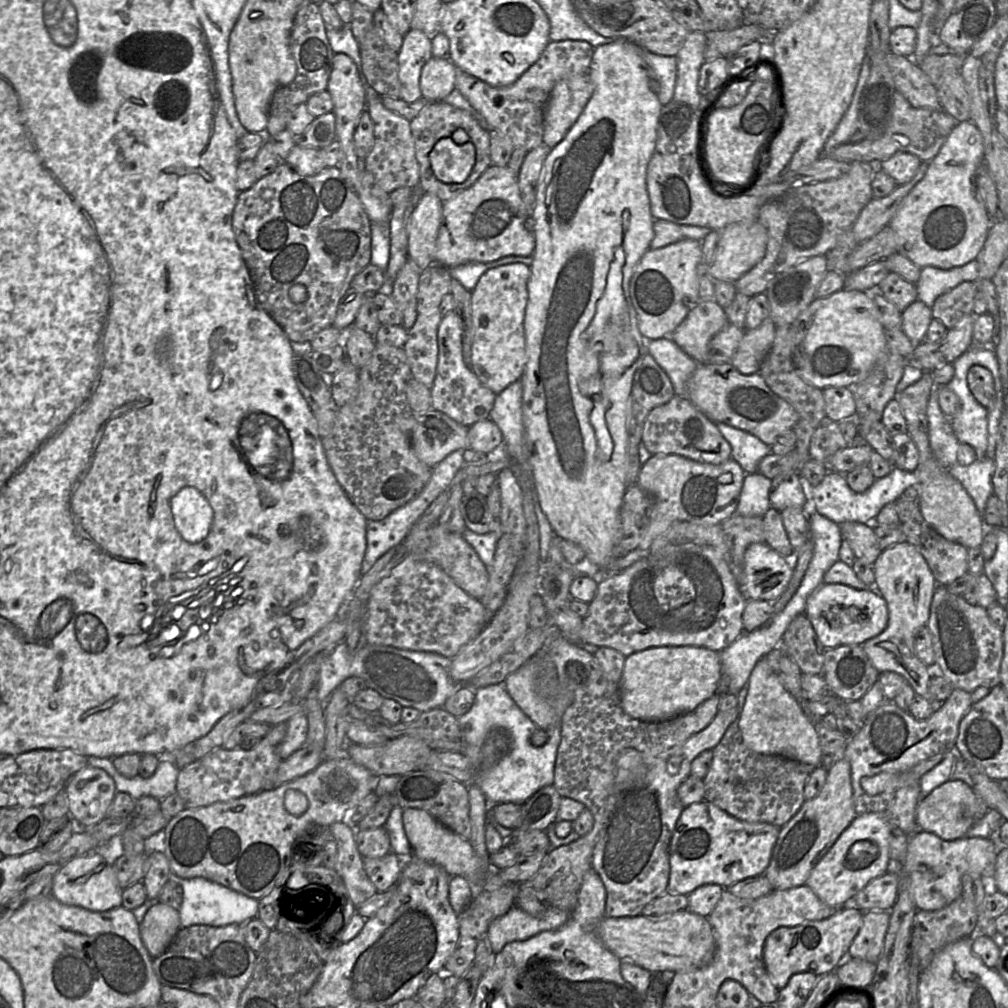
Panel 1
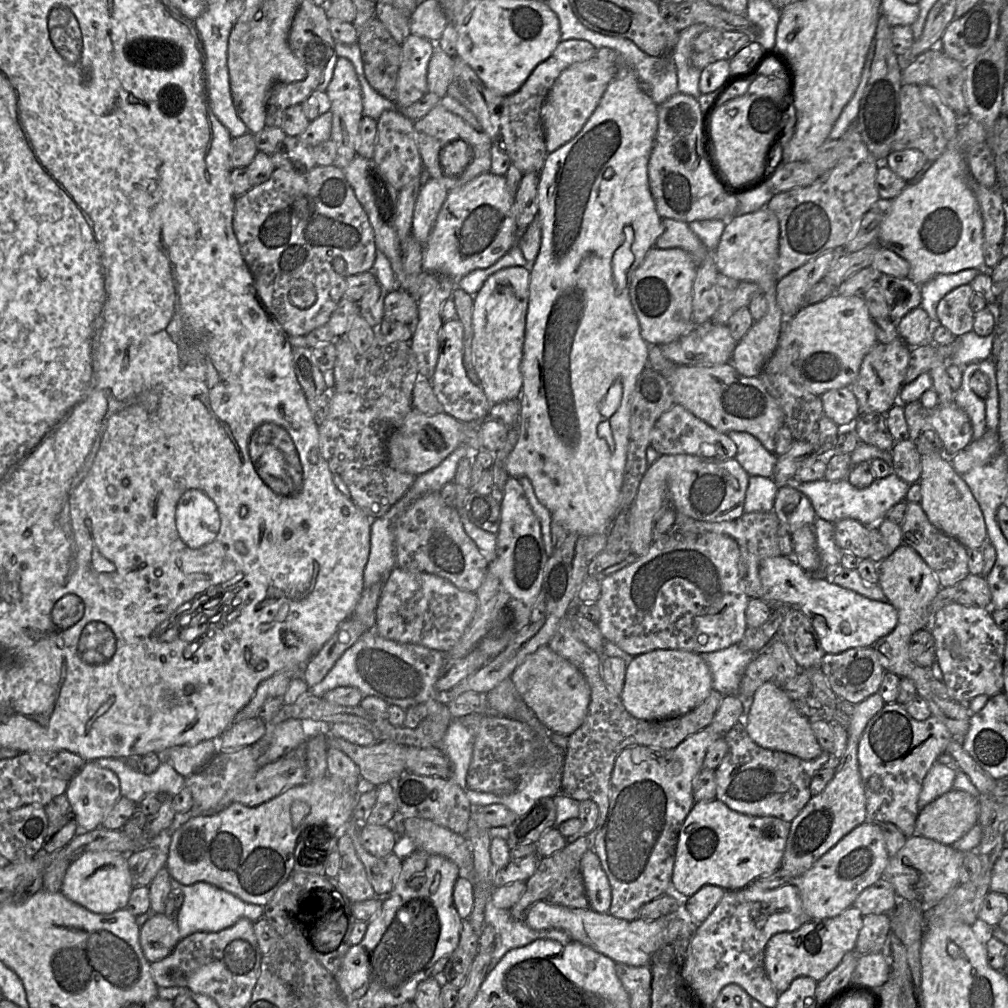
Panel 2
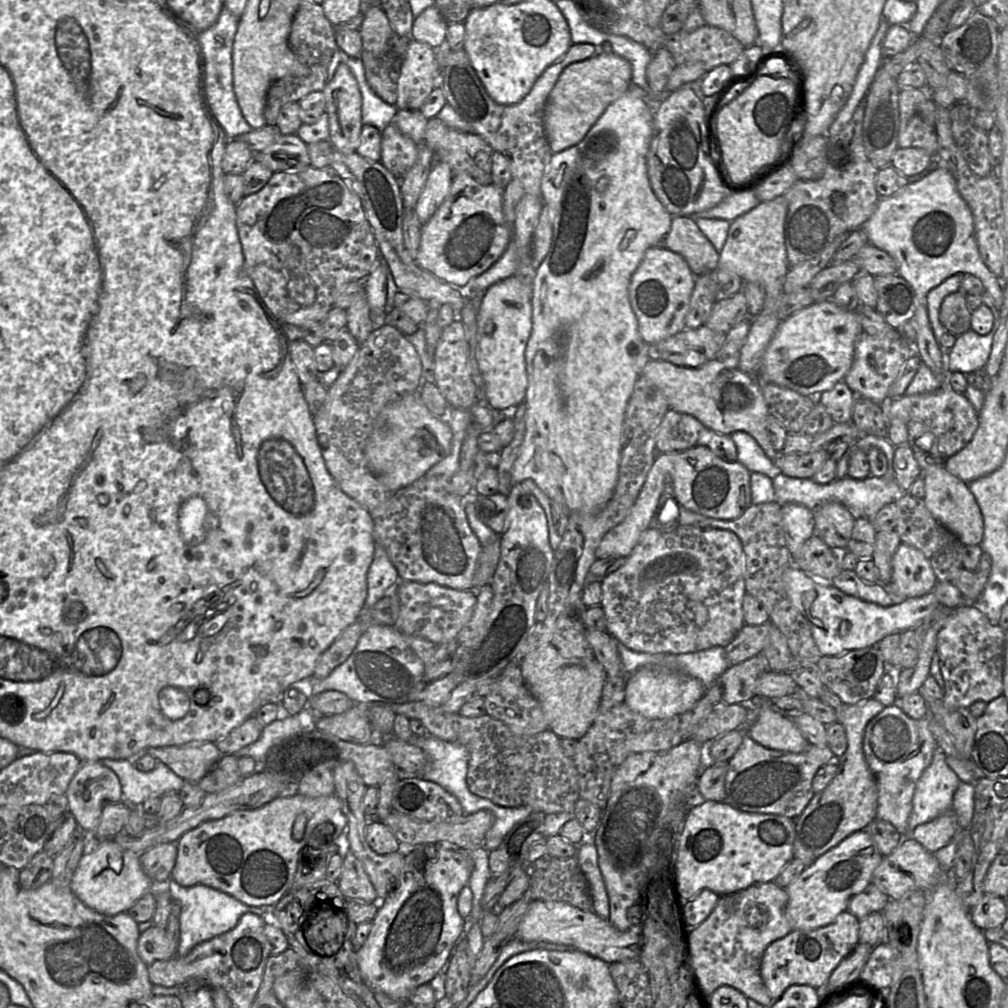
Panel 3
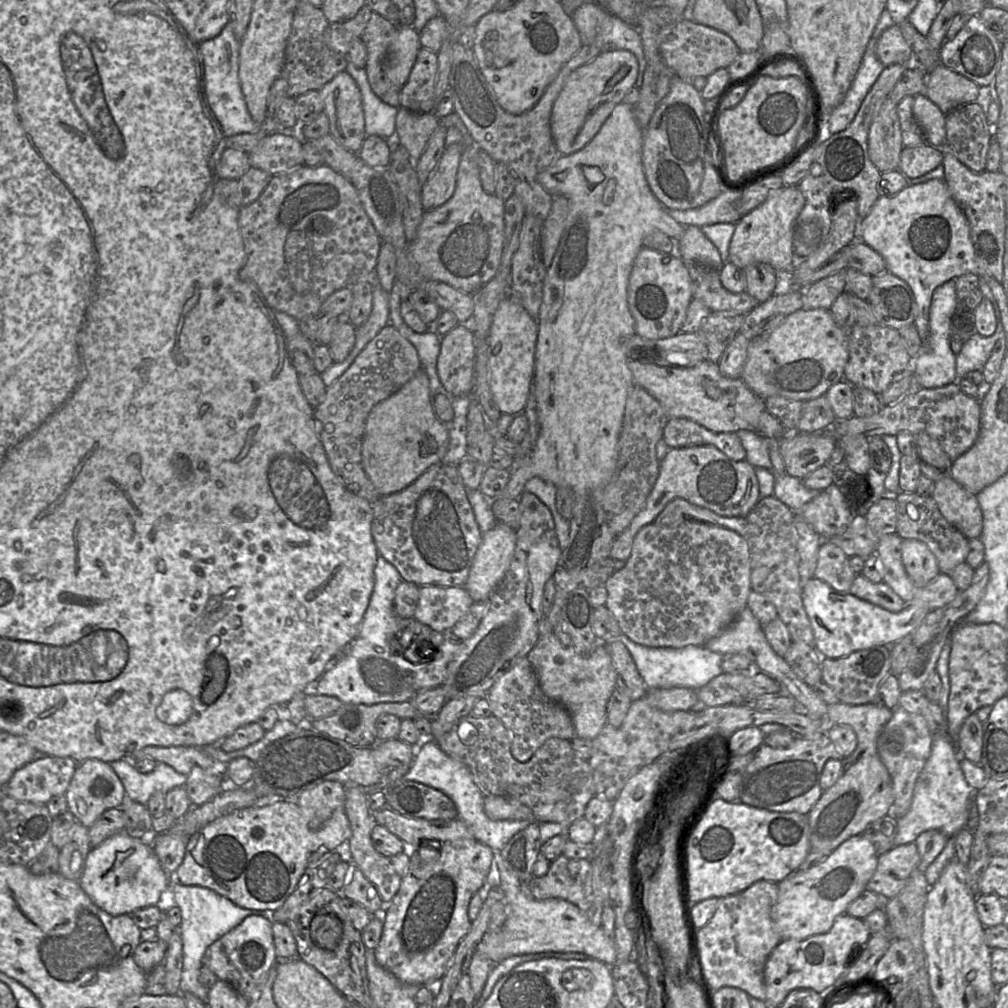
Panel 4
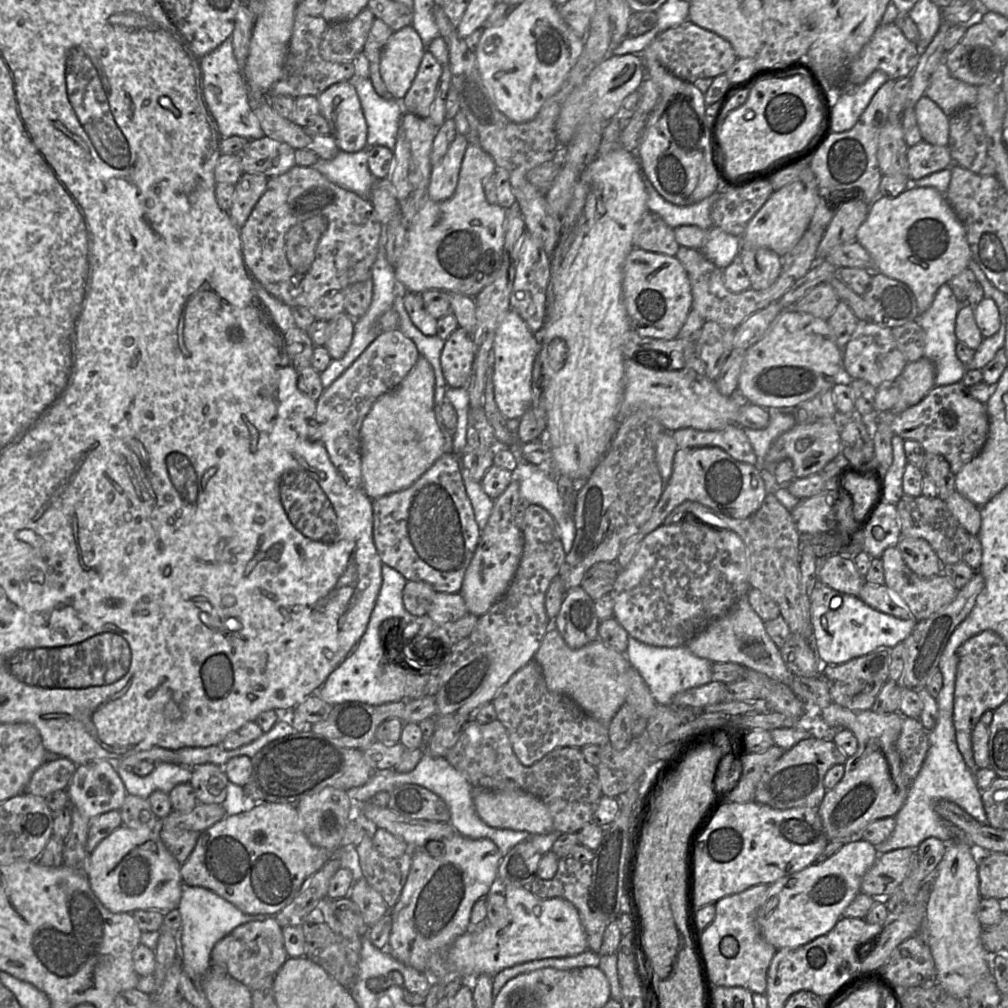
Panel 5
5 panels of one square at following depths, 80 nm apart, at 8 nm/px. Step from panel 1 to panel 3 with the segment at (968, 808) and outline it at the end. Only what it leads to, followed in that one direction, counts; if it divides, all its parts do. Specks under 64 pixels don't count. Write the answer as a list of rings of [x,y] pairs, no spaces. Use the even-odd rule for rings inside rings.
[[[950,809],[933,820],[916,826],[909,836],[934,854],[945,847],[959,829],[957,815]]]

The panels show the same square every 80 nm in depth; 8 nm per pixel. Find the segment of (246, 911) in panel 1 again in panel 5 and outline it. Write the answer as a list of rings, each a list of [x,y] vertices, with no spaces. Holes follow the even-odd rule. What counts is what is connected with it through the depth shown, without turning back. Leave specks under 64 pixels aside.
[[[182,883],[181,886],[178,910],[181,916],[179,945],[183,971],[190,977],[199,977],[202,980],[208,973],[211,952],[218,941],[241,924],[274,917],[266,914],[246,914],[214,892],[204,887],[189,886],[185,883]]]

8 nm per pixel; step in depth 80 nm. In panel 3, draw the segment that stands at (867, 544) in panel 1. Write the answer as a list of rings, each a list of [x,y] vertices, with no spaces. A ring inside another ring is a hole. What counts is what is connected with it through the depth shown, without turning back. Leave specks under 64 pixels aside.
[[[825,502],[811,511],[815,533],[830,548],[845,552],[854,527],[854,516],[839,502]]]

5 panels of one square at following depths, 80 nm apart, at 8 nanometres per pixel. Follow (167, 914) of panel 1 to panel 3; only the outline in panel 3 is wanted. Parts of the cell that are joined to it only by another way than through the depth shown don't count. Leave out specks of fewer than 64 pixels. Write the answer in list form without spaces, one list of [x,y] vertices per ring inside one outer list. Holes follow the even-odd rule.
[[[156,925],[140,933],[137,950],[141,960],[148,966],[155,961],[168,960],[177,954],[176,942],[169,937],[166,928]]]

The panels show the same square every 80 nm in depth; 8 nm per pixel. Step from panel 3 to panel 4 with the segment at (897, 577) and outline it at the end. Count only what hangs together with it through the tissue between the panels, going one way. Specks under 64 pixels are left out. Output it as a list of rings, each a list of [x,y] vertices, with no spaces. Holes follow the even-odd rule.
[[[903,539],[901,555],[907,575],[917,586],[927,585],[940,574],[936,557],[919,540]]]

